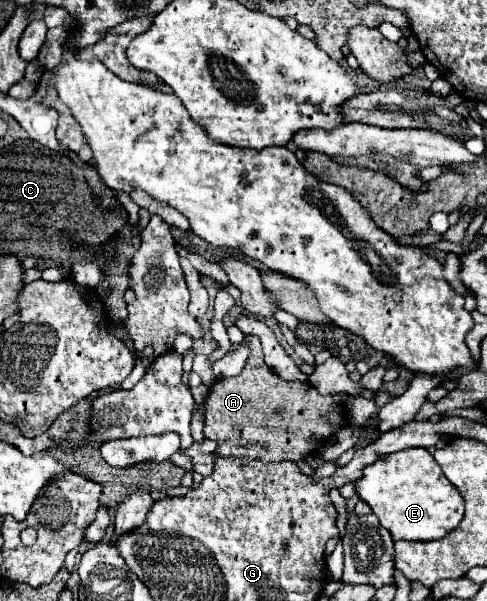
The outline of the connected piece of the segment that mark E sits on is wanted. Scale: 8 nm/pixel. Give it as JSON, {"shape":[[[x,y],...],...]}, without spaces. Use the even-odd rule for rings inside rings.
{"shape":[[[423,448],[403,450],[367,466],[363,470],[363,478],[355,482],[355,490],[359,498],[371,506],[373,514],[381,520],[381,524],[391,532],[393,540],[439,540],[451,530],[455,530],[465,516],[465,502],[459,490],[451,482],[447,482],[435,458],[429,454],[429,450]]]}

